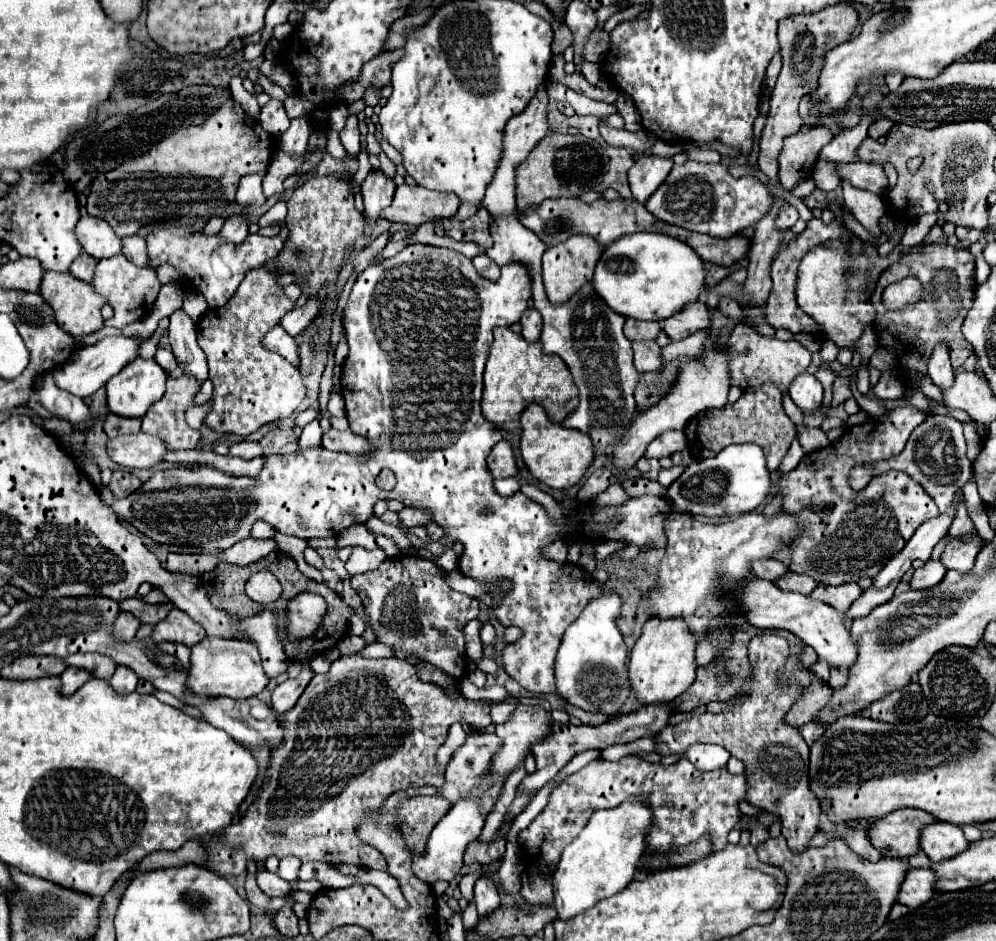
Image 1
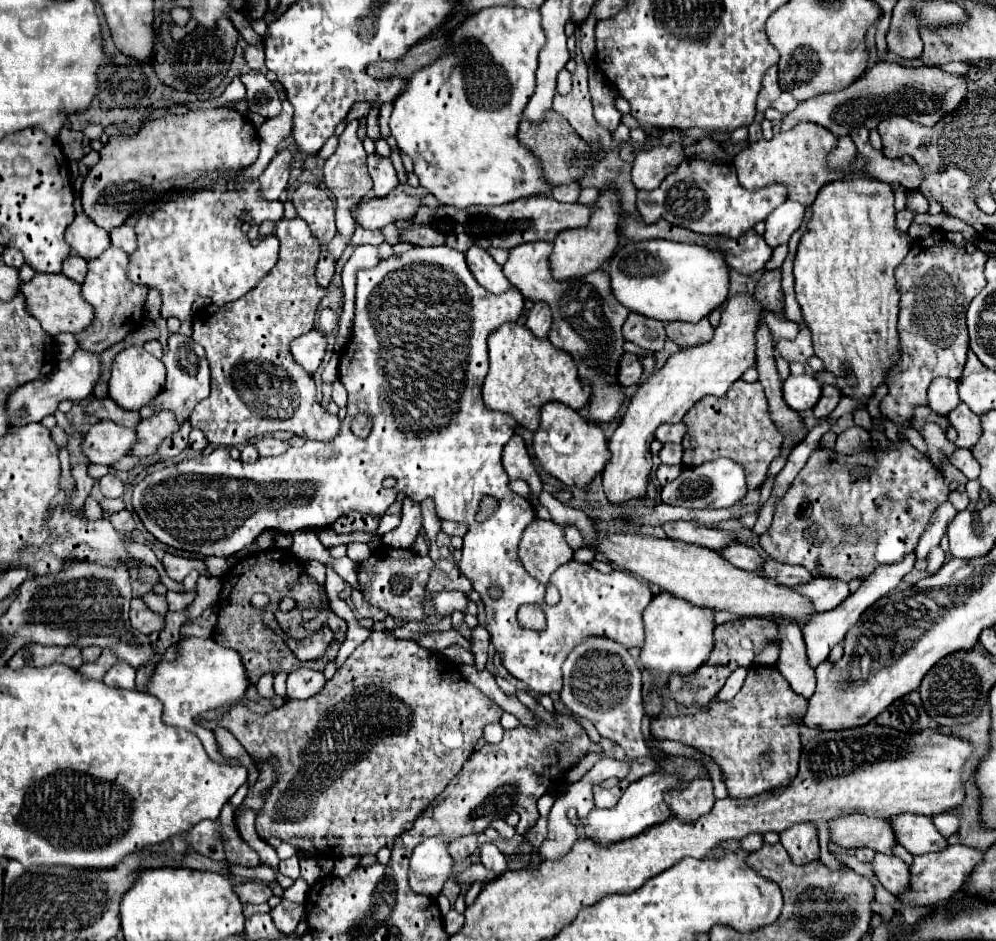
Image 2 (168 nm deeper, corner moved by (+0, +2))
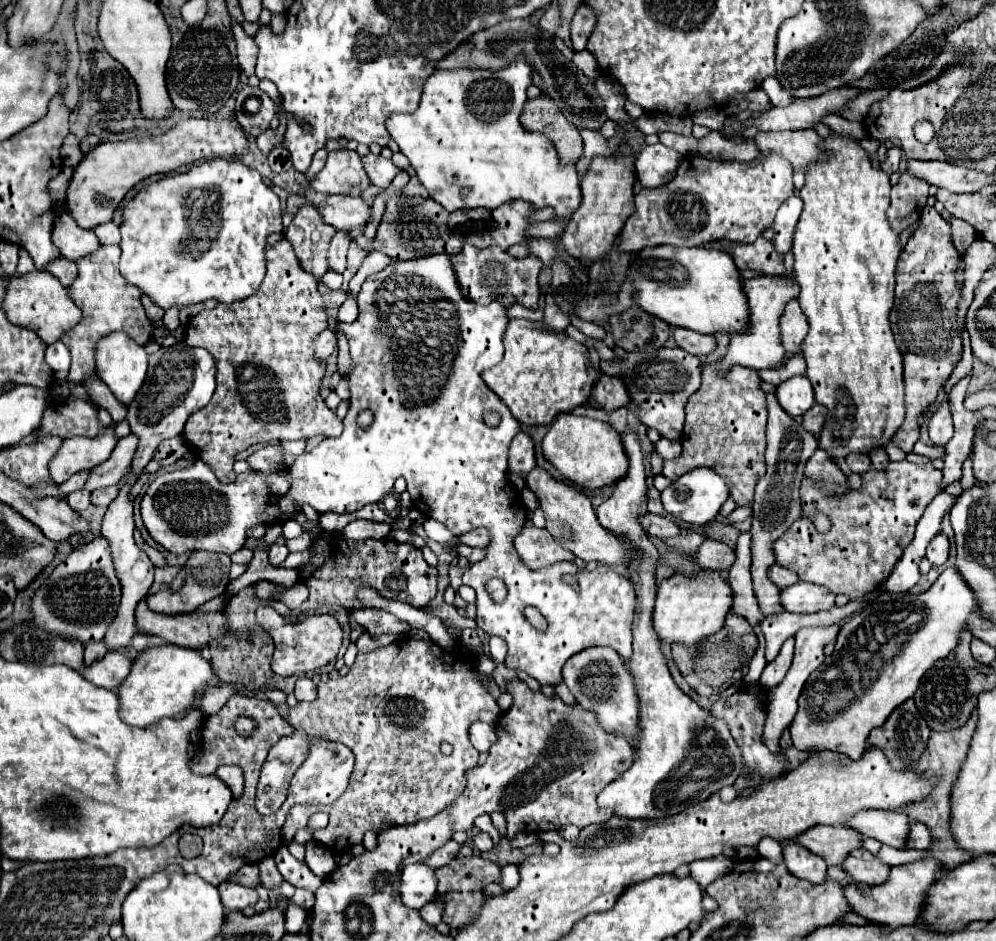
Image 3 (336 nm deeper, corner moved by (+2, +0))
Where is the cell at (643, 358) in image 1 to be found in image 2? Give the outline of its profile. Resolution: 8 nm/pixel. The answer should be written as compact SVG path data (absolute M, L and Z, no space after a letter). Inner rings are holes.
M625 353L623 359L621 359L621 365L619 365L619 379L621 379L621 385L623 385L623 387L629 387L629 385L639 383L641 375L643 375L641 357L635 355L635 353Z

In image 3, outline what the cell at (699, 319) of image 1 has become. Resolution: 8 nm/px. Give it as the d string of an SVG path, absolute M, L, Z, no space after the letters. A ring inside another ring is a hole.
M675 327L673 329L673 337L675 337L677 347L681 347L681 349L697 355L697 357L705 357L717 347L717 341L715 341L713 335L695 333L695 331L683 329L683 327Z

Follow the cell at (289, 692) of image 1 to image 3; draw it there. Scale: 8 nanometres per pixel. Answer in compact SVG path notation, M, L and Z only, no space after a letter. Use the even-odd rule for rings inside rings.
M299 677L295 683L297 701L313 701L317 697L317 685L309 677Z

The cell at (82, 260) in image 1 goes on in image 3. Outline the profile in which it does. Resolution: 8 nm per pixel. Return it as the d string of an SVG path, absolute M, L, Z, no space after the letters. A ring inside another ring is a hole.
M57 257L55 261L51 261L45 271L49 271L53 277L57 277L61 281L61 285L67 287L67 283L75 281L77 277L77 265L65 257Z

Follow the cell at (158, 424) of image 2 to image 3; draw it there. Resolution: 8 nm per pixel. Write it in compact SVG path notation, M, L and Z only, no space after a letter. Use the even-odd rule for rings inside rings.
M127 435L123 437L111 457L105 463L99 463L95 469L91 469L91 475L85 483L87 491L95 491L99 487L107 487L107 485L117 485L131 469L131 457L135 453L135 445L137 445L137 437L135 435Z

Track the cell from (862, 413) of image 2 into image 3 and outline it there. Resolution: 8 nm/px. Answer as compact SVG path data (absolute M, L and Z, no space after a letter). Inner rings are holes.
M873 449L871 451L871 467L873 469L877 469L877 471L883 471L885 467L887 467L887 461L889 461L889 457L887 457L887 453L885 453L885 449Z

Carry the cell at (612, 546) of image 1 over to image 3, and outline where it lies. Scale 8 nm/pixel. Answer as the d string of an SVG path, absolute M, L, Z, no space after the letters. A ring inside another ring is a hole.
M645 513L639 517L639 523L641 527L645 529L647 535L651 537L659 537L659 539L667 539L667 537L675 537L679 535L679 527L667 519L667 517L661 517L661 515L655 515L655 513Z

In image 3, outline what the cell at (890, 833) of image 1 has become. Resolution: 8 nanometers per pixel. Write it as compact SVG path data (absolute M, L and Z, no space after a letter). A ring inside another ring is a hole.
M815 825L807 833L791 839L791 843L819 855L827 865L839 865L851 849L861 847L861 833L843 825Z

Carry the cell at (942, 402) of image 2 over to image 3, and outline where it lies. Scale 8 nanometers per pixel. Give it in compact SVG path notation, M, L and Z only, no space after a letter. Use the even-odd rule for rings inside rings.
M949 403L941 405L935 413L931 413L931 417L927 419L927 427L935 447L945 447L949 443L949 439L953 437L953 421L949 413Z

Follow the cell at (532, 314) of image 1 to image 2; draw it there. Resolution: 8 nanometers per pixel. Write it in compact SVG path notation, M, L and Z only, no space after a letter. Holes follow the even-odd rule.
M535 303L533 309L527 315L525 325L535 337L545 339L549 327L551 327L551 311L549 311L549 307L545 307L545 303Z

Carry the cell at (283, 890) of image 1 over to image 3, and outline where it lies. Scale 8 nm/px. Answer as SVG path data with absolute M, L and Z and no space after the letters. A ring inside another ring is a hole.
M223 881L219 885L219 893L221 893L221 903L225 905L225 909L245 909L249 905L255 905L259 899L255 889L243 887L235 881Z

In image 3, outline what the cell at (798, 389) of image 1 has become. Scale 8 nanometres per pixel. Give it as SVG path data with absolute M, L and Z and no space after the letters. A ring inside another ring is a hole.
M795 375L787 381L783 381L777 387L777 401L779 405L791 415L791 417L801 417L805 411L809 411L815 403L813 387L805 375Z

